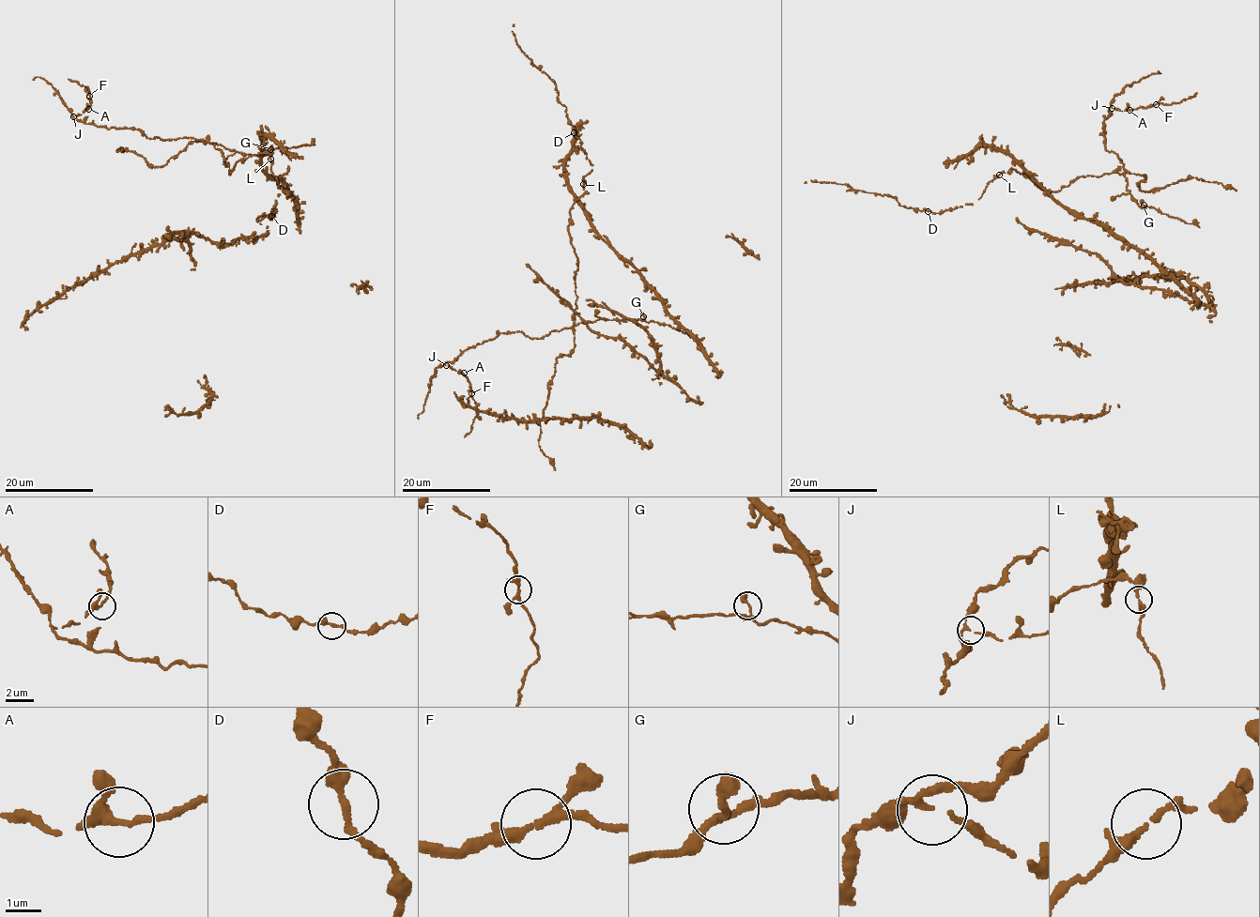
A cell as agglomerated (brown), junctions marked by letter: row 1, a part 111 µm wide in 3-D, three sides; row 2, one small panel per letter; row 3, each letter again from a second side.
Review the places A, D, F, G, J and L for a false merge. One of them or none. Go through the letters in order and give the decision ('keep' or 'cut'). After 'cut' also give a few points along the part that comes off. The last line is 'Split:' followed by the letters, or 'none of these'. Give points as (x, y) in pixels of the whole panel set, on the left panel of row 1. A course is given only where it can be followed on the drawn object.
A: keep
D: keep
F: keep
G: keep
J: keep
L: keep
Split: none of these

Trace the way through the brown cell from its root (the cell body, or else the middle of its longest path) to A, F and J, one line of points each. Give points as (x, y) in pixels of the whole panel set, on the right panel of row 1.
A: (1095, 222), (1011, 167), (1048, 191), (1124, 174), (1106, 150), (1102, 124), (1111, 108), (1129, 110)
F: (1095, 222), (1011, 167), (1048, 191), (1124, 174), (1106, 150), (1103, 121), (1111, 108), (1156, 104)
J: (1095, 222), (1077, 217), (1017, 164), (1011, 167), (1048, 191), (1081, 176), (1124, 174), (1102, 135), (1112, 108)

